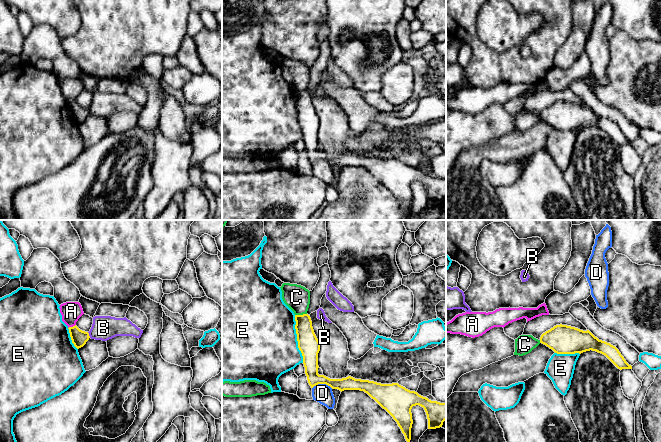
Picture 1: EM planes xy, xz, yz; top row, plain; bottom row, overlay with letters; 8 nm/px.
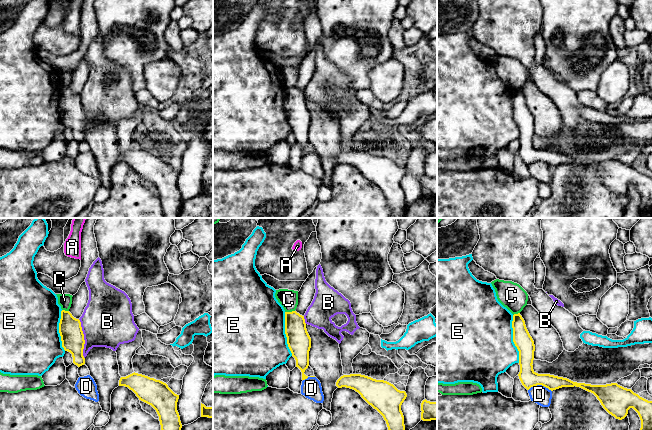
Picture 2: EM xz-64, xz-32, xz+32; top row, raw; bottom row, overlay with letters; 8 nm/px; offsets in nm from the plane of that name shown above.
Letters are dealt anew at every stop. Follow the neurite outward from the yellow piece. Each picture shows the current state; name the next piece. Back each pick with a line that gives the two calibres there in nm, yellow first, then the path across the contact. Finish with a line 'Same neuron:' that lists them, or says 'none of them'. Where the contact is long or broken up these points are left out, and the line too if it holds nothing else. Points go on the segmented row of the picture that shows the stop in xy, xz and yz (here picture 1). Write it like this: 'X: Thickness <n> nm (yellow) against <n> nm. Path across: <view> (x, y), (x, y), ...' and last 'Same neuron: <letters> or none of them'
Same neuron: none of them

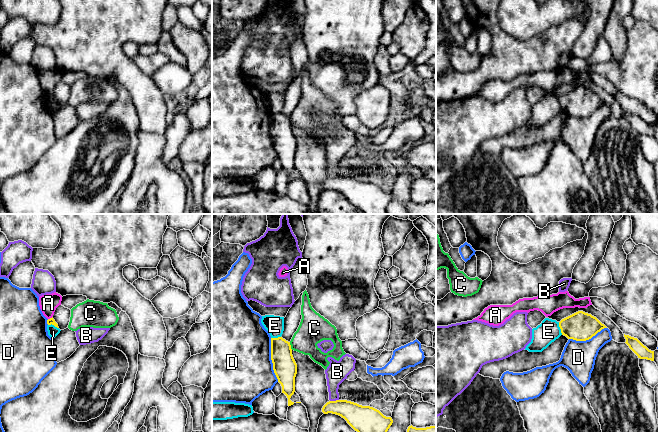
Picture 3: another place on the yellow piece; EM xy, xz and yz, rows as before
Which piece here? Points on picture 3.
Same neuron: none of them

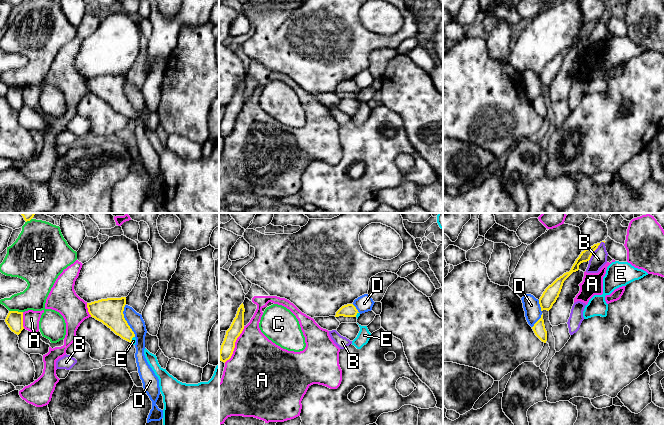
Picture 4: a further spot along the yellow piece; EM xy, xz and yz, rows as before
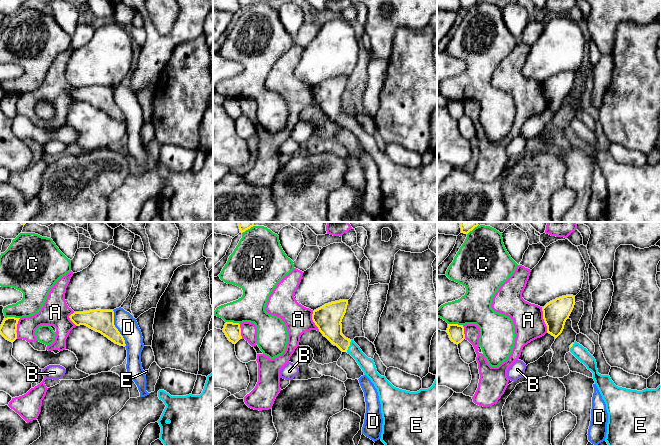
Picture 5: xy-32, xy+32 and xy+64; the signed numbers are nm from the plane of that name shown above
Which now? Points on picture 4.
E: Thickness 190 nm (yellow) against 40 nm. Path across: xy (111, 315), (131, 339), (133, 341)
Same neuron: E

